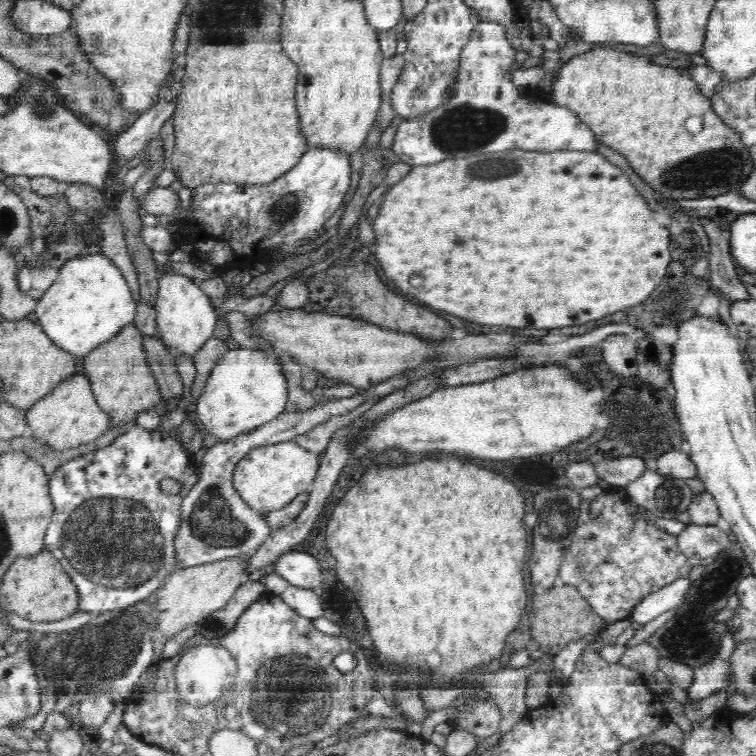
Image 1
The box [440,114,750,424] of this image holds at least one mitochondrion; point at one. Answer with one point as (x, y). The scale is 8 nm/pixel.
(691, 175)

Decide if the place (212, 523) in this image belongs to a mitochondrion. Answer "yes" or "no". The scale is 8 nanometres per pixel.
yes

